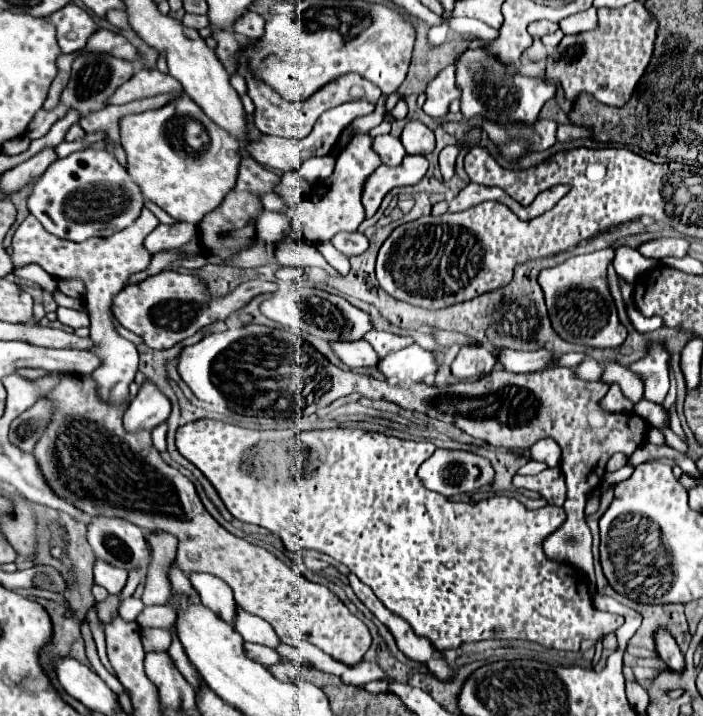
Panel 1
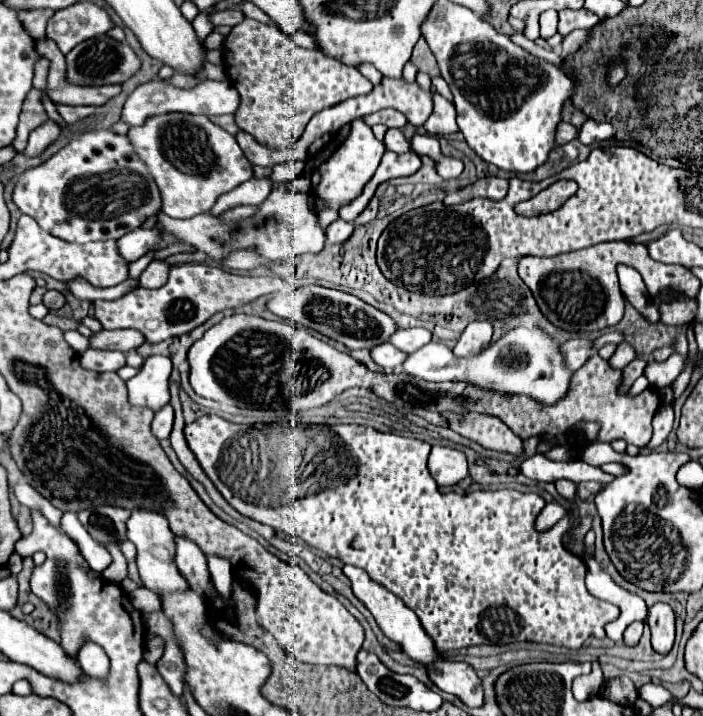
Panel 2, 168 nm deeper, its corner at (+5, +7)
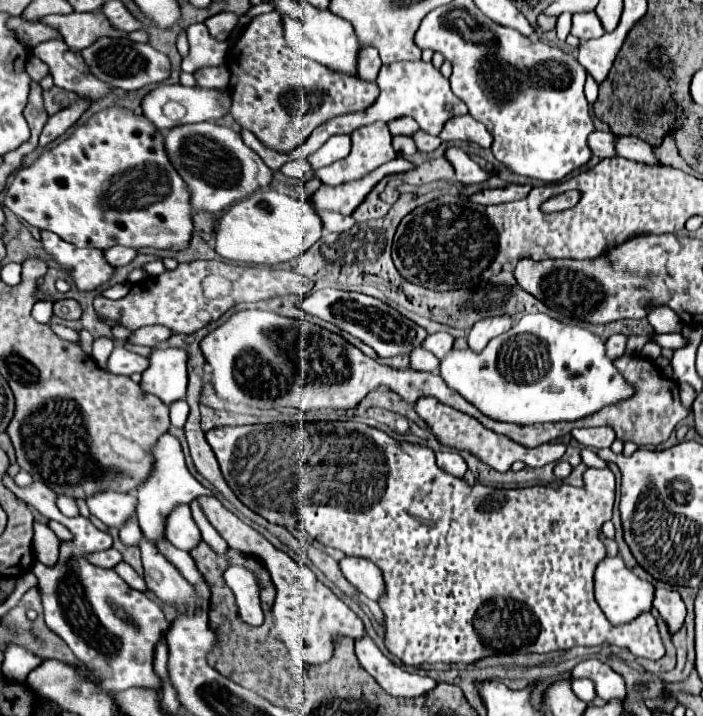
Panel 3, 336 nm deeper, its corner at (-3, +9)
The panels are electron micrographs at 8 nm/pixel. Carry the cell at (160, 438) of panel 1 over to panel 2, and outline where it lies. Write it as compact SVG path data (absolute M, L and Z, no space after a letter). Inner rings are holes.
M166 404L160 412L156 412L156 416L152 420L152 434L158 440L168 438L170 436L170 430L172 430L172 422L174 422L174 412L172 412L170 404Z

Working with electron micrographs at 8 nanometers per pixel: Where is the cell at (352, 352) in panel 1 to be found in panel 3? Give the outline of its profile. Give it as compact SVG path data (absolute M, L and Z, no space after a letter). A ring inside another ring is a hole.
M424 348L414 350L410 354L410 362L412 362L410 368L414 368L414 370L426 370L426 372L434 372L434 374L440 372L440 360L432 352L428 352Z

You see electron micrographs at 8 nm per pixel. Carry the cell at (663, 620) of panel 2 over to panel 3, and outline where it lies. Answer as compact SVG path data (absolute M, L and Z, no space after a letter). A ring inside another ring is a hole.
M656 588L654 592L654 608L660 612L660 616L666 620L670 632L674 634L676 630L680 630L680 626L684 624L684 616L686 616L686 606L680 598L678 592L668 590L668 588Z

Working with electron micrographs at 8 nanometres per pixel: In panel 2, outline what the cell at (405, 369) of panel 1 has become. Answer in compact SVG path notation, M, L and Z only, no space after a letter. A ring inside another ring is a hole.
M514 328L514 332L508 332L496 344L470 358L458 358L442 342L432 340L430 344L408 354L408 358L402 362L402 372L428 382L460 380L484 388L498 388L502 392L520 392L532 396L534 400L542 400L544 404L554 404L566 396L572 376L572 372L566 372L562 356L558 354L558 340L552 340L540 328Z

